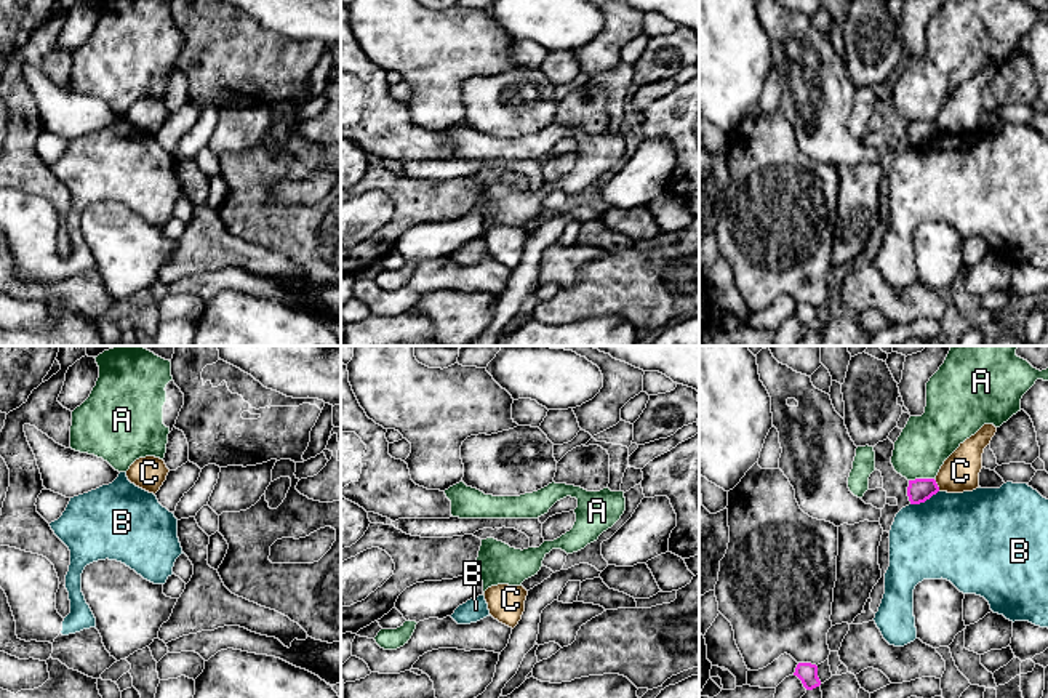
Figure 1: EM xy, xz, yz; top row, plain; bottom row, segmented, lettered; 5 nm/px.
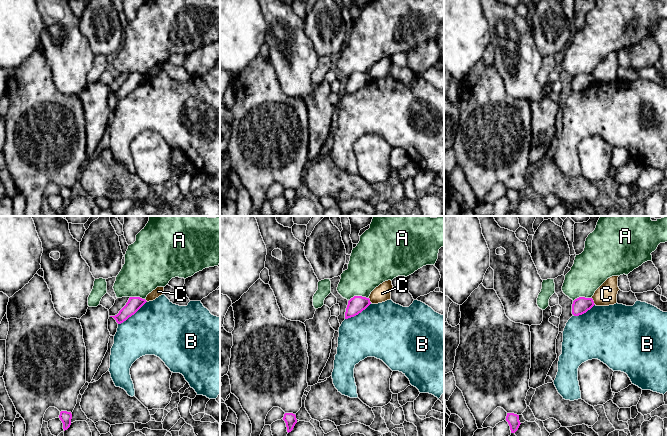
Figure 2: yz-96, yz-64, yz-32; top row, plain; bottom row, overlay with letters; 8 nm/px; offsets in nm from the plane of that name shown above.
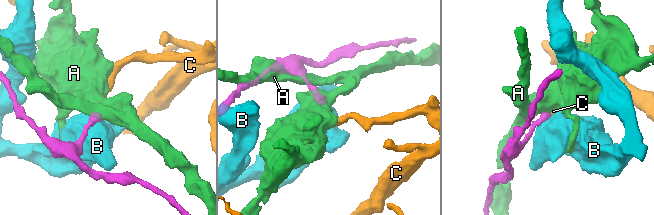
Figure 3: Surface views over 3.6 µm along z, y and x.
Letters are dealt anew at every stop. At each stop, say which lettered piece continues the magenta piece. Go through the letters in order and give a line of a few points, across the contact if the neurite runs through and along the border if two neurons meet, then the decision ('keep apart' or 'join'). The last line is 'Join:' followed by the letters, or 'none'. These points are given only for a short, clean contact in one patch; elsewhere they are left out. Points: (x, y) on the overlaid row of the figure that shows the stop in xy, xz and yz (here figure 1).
A: line yz (933, 477), (909, 481); keep apart
B: line yz (938, 490), (924, 501), (911, 505); keep apart
C: line yz (933, 479), (940, 490); keep apart
Join: none

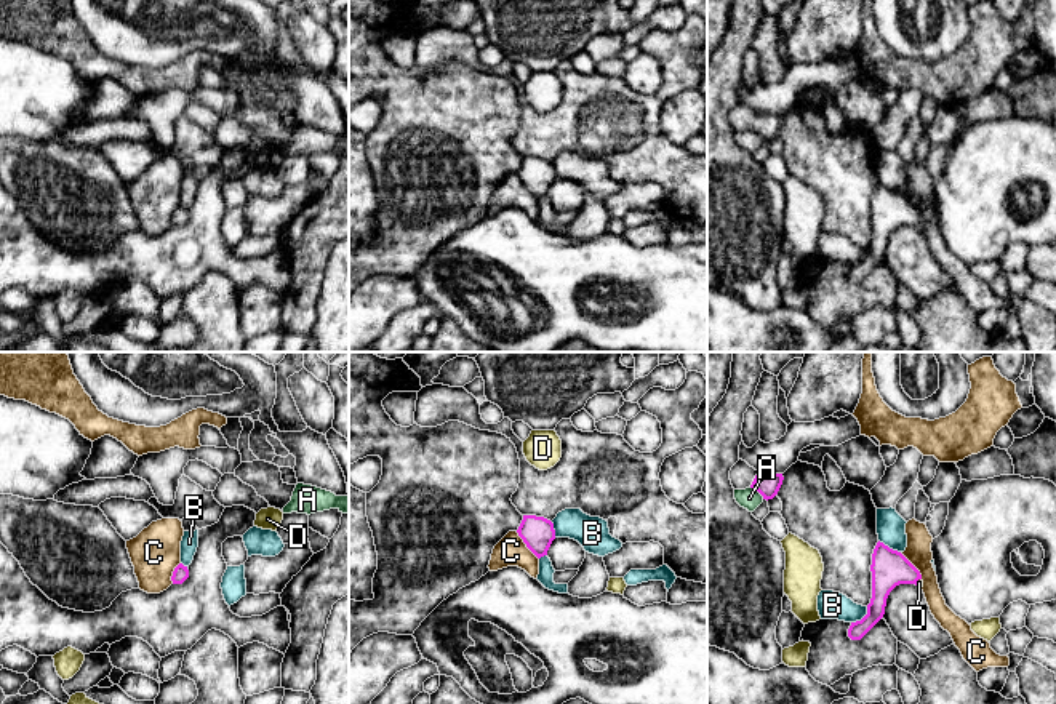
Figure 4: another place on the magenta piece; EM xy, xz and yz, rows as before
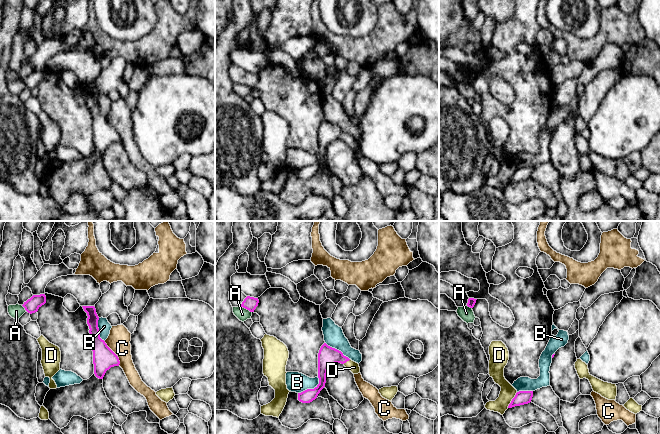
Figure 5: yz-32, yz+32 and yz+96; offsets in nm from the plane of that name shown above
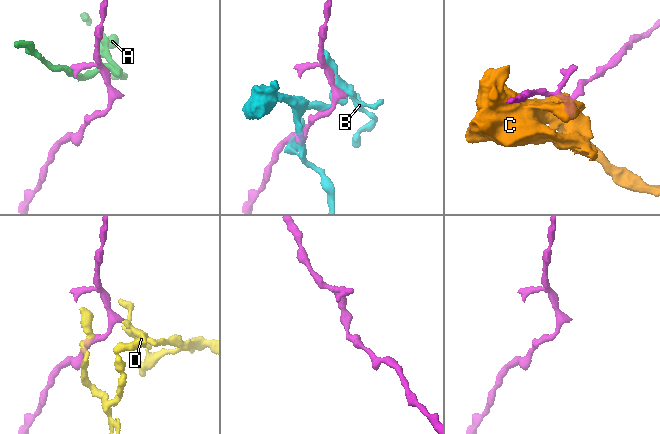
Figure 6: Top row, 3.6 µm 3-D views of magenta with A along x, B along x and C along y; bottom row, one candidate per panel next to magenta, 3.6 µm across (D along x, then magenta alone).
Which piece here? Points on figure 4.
A: line yz (751, 487), (764, 498); keep apart
B: keep apart
C: keep apart
D: join
Join: D

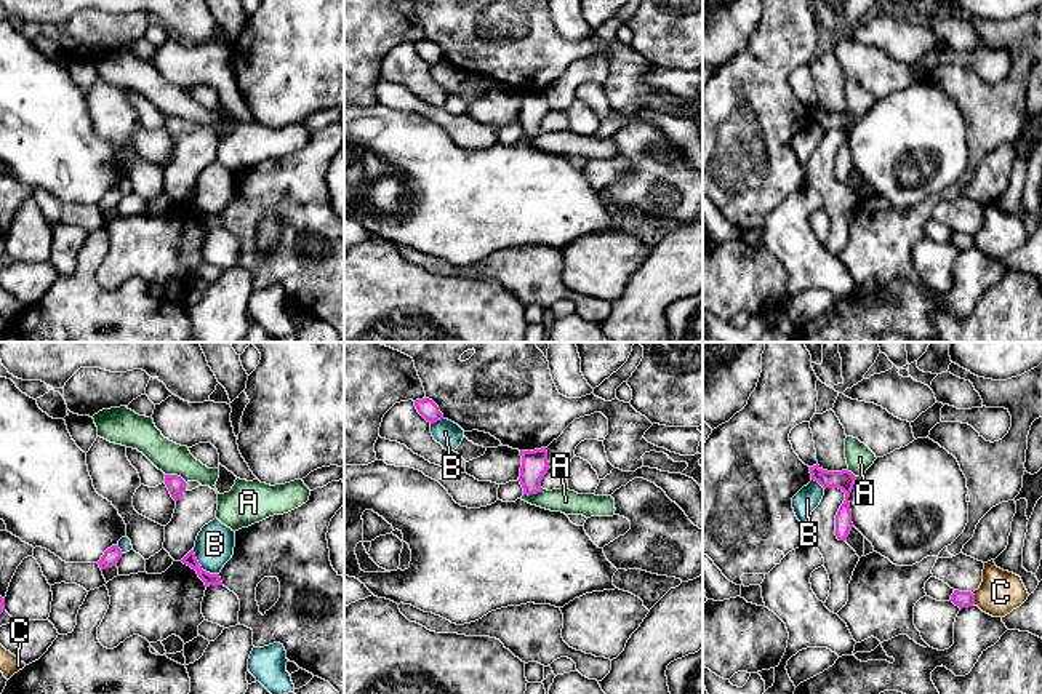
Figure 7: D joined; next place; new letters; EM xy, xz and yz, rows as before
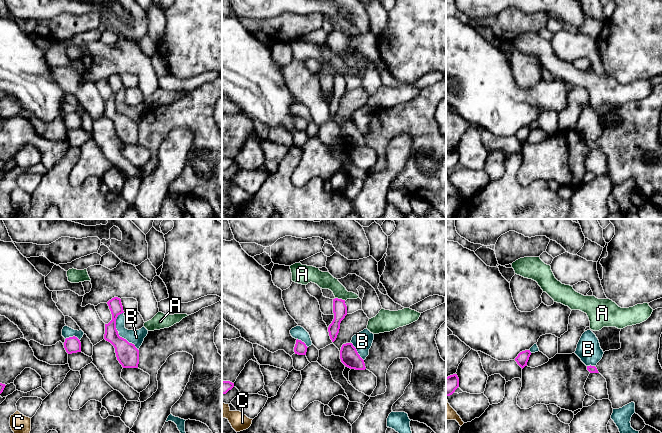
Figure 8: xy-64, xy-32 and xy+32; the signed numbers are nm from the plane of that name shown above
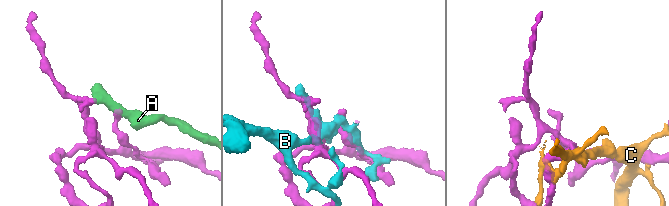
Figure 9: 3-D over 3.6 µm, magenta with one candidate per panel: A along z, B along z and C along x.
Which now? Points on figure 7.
A: line xy (165, 474), (175, 474), (186, 482); keep apart
B: keep apart
C: keep apart
Join: none

